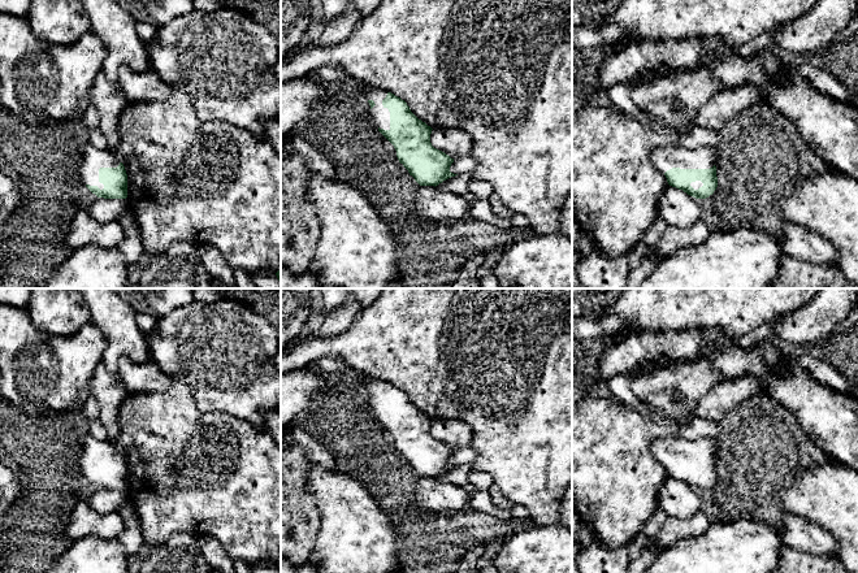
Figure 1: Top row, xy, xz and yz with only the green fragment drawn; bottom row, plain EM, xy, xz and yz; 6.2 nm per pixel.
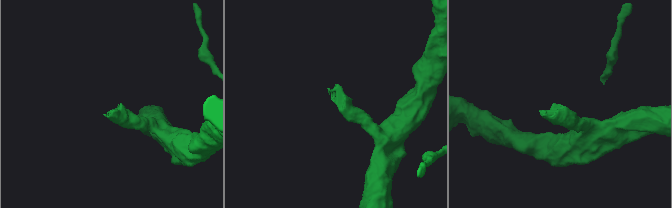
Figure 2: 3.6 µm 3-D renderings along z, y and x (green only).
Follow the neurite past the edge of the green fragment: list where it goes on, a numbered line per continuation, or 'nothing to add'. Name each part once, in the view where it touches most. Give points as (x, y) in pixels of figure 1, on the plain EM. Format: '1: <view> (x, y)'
1: xy (94, 450)

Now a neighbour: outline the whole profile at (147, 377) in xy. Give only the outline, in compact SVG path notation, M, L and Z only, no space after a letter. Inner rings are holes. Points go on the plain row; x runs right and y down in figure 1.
M121 357L118 361L118 376L129 394L165 392L173 381L151 359L136 364L127 357Z

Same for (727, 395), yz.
M753 376L723 381L696 404L693 413L697 418L718 422L732 409L758 395L760 388L762 382Z

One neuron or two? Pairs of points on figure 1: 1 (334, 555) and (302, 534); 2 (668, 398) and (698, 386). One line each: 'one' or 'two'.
1: two
2: one

